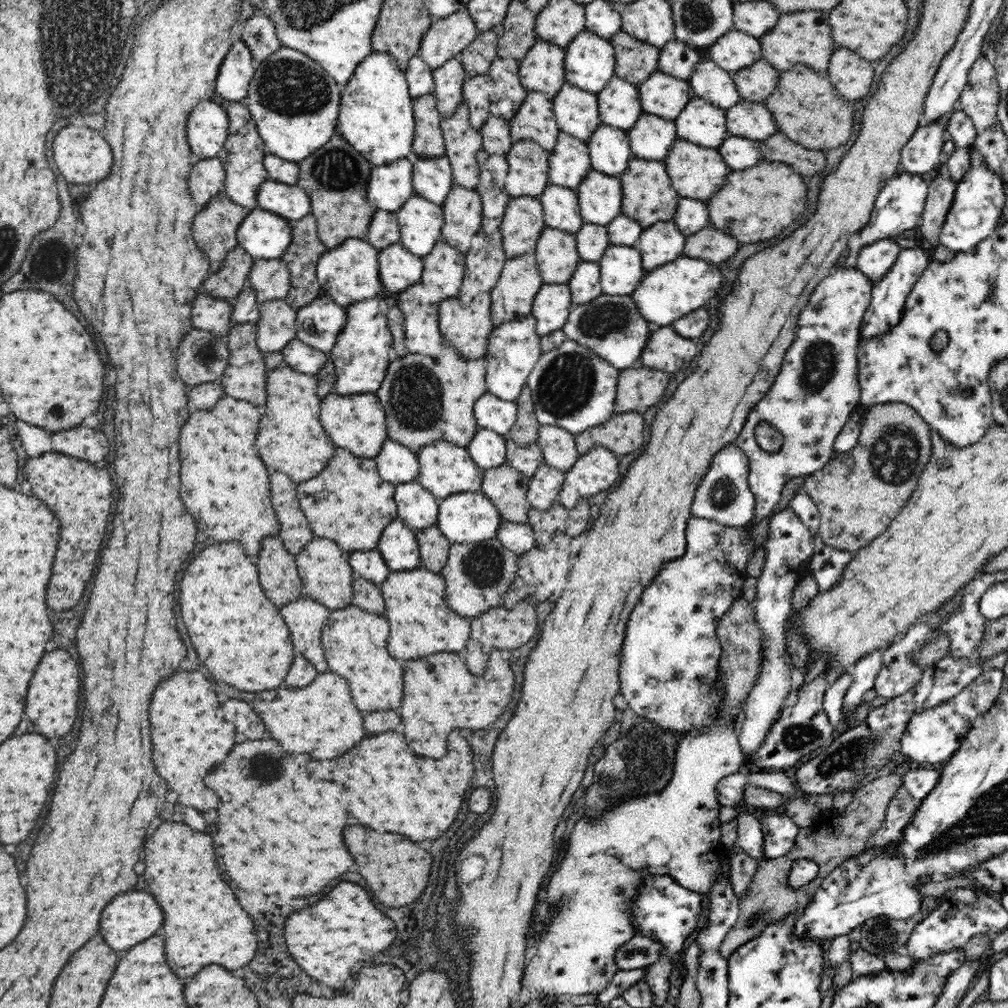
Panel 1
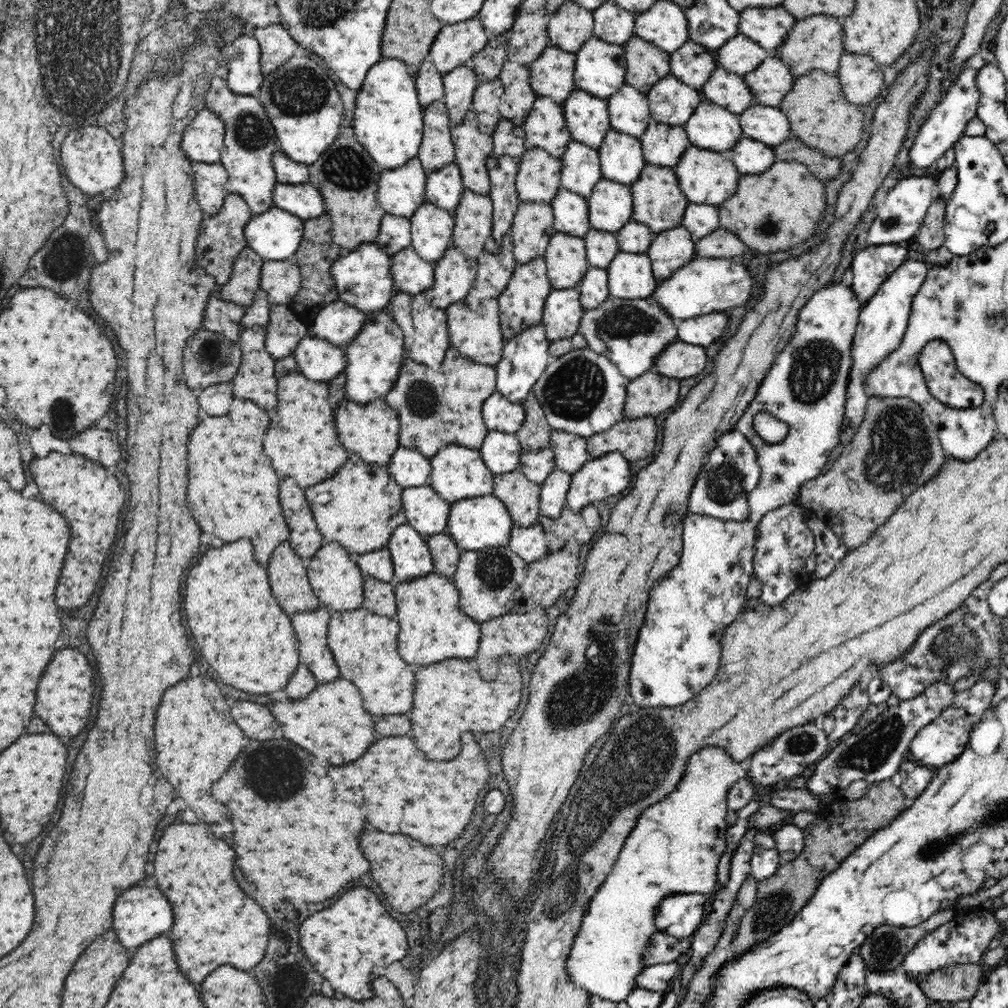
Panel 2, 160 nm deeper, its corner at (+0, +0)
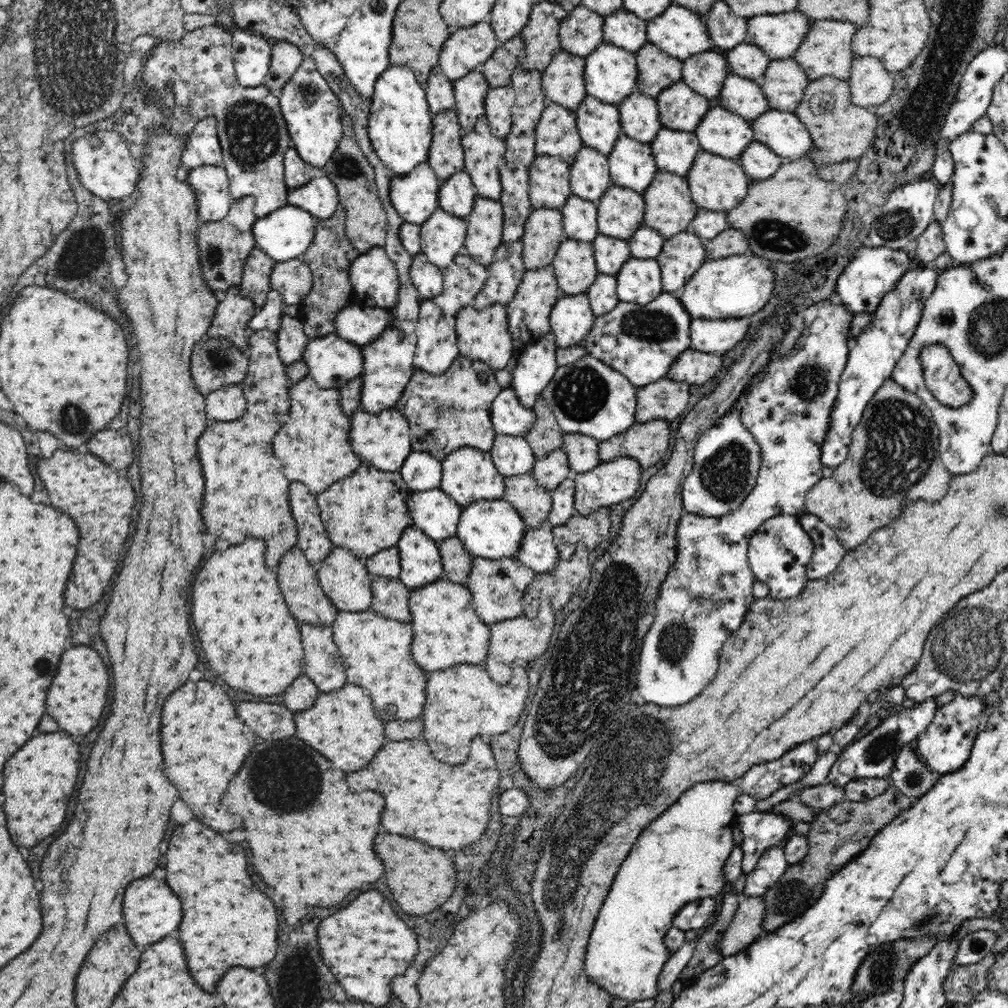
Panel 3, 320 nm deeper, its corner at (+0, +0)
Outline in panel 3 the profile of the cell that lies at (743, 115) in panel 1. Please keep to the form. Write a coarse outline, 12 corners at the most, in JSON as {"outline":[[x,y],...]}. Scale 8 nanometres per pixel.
{"outline":[[770,109],[751,123],[756,141],[786,161],[816,147],[795,113]]}

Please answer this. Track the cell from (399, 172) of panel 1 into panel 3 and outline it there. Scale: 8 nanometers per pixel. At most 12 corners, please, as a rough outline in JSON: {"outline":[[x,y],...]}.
{"outline":[[426,162],[391,186],[405,222],[424,225],[439,208],[441,180]]}

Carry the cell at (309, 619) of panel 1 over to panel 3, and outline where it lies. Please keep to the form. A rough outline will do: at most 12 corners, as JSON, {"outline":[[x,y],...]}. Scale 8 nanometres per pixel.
{"outline":[[302,626],[304,674],[340,690],[346,671],[330,627]]}

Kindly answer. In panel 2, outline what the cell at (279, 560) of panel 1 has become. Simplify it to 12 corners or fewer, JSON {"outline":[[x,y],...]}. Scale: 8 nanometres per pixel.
{"outline":[[289,541],[268,562],[270,586],[290,614],[324,607]]}

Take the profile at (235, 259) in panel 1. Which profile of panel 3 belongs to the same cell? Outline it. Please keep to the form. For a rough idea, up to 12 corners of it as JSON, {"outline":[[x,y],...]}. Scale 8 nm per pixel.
{"outline":[[258,247],[244,263],[240,294],[256,313],[272,290],[275,260]]}

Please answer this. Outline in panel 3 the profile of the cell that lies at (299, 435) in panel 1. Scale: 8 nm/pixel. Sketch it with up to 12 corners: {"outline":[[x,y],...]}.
{"outline":[[290,385],[274,438],[288,480],[312,494],[355,473],[339,389]]}

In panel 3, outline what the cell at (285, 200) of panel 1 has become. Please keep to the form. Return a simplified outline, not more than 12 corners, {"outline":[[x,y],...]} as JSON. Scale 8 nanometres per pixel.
{"outline":[[321,173],[290,189],[288,204],[318,220],[340,208],[336,185]]}

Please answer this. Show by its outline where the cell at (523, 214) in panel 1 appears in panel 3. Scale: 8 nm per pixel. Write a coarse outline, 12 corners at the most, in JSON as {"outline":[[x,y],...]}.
{"outline":[[533,208],[521,238],[527,270],[552,265],[561,210]]}

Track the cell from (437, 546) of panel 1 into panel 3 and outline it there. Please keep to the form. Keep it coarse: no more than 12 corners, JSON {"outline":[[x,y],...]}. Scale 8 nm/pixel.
{"outline":[[457,536],[437,541],[442,579],[464,585],[473,556]]}

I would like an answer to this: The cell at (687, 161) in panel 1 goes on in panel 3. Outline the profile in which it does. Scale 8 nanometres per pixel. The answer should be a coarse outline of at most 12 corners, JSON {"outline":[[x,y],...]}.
{"outline":[[701,151],[686,177],[700,210],[726,214],[752,181],[738,160]]}

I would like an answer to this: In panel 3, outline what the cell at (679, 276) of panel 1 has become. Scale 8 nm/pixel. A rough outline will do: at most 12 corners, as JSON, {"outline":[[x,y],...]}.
{"outline":[[762,258],[707,260],[677,297],[693,319],[740,319],[768,304]]}

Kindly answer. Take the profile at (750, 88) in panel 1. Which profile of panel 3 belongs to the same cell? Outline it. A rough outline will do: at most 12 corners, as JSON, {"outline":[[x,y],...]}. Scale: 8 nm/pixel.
{"outline":[[796,59],[759,80],[772,109],[794,113],[810,78]]}

